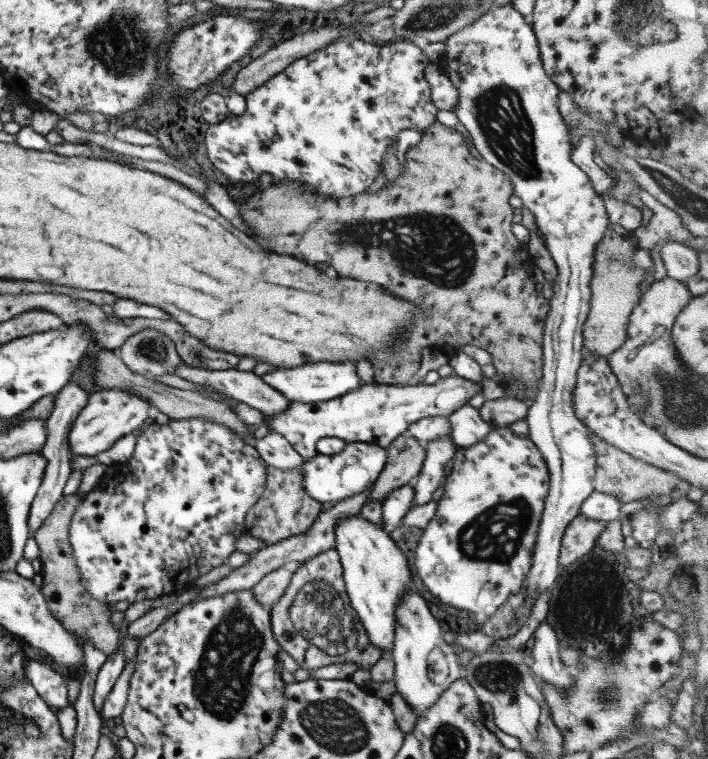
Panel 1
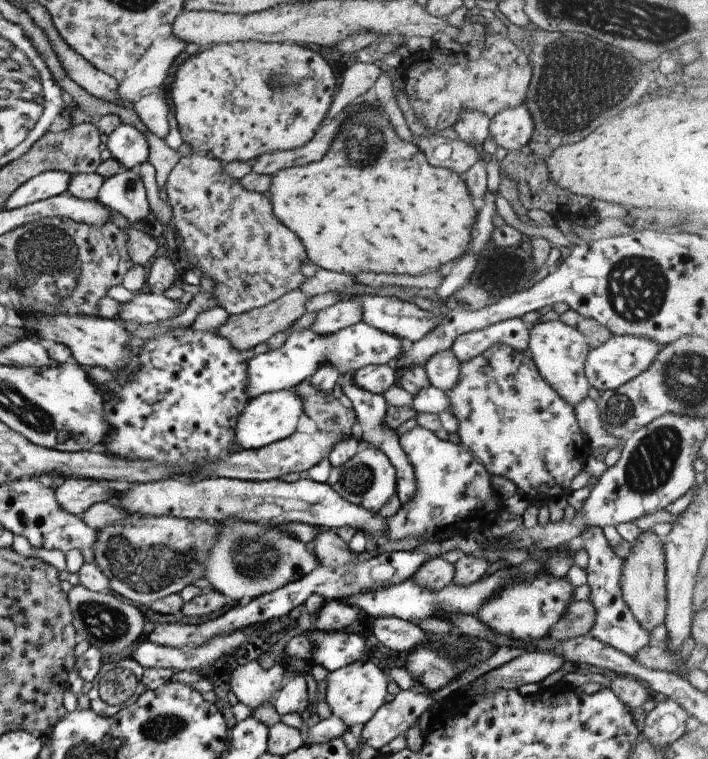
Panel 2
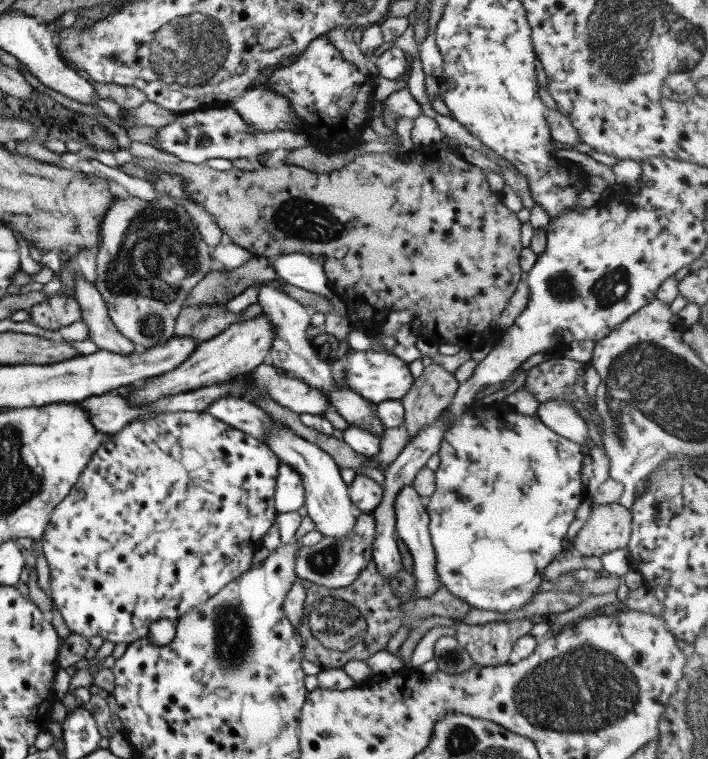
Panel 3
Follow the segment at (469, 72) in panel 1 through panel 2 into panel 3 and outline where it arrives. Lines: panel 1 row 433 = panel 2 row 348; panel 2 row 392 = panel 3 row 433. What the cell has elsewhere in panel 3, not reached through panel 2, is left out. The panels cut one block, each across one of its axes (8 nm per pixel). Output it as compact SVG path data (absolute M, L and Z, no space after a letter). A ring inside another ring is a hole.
M547 400L539 404L536 416L553 434L573 441L573 444L579 448L587 450L587 445L584 443L587 438L587 426L583 424L581 416L575 412L575 408L569 402Z

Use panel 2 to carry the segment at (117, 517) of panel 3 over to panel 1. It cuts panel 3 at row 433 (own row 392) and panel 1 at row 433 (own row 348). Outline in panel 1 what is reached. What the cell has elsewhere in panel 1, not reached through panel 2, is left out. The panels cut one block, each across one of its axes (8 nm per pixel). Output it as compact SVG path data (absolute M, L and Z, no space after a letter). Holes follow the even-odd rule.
M187 418L187 420L171 420L167 424L151 424L145 428L135 438L135 449L131 458L126 461L125 468L121 470L119 478L111 478L107 484L98 483L89 491L82 501L76 506L69 522L70 552L74 560L74 566L78 568L80 582L84 586L84 591L97 602L106 604L119 604L127 602L131 605L144 598L162 598L171 594L181 593L203 574L207 574L211 568L226 564L227 558L235 550L235 543L242 535L243 520L249 509L259 500L265 484L265 464L259 454L247 446L247 443L233 434L229 428L215 422L209 422L205 418Z

